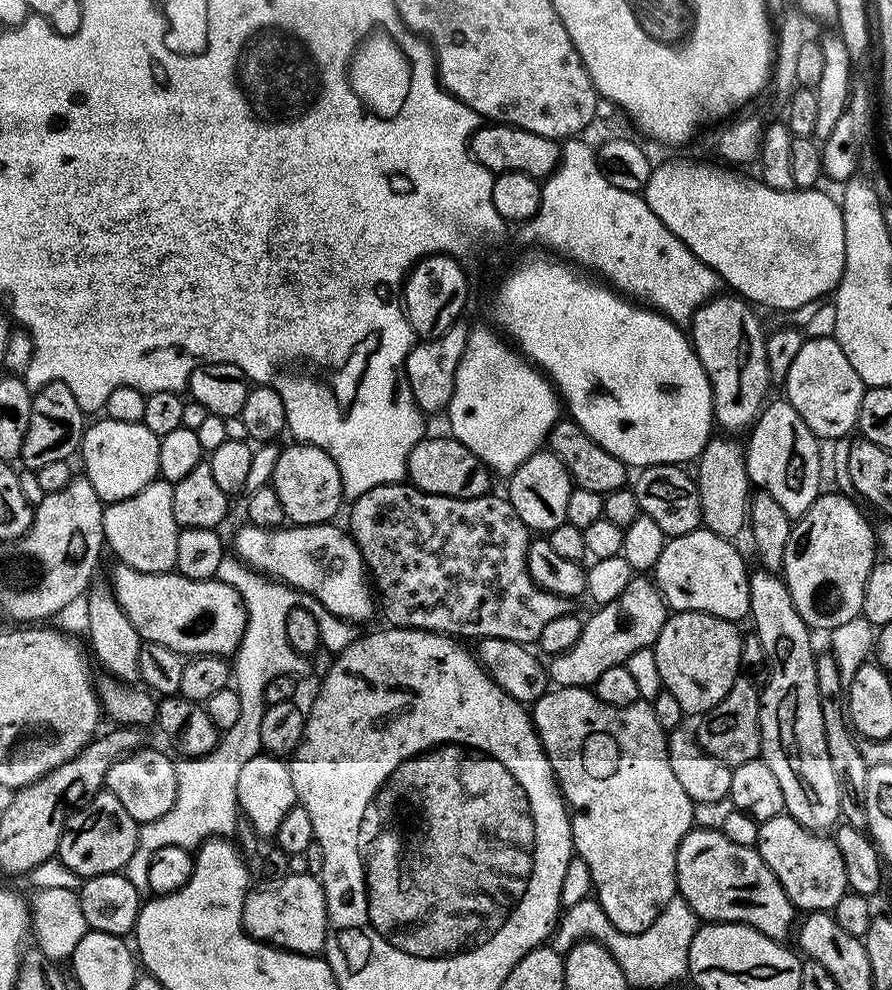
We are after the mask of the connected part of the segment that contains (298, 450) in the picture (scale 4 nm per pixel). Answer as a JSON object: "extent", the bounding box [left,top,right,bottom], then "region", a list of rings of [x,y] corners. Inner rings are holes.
{"extent":[271,442,344,525],"region":[[[292,442],[288,445],[292,452],[287,452],[284,447],[280,448],[271,479],[285,517],[293,525],[312,525],[333,521],[340,506],[344,504],[344,491],[338,466],[330,458],[330,454],[326,454],[326,450],[320,449],[316,452],[318,446],[303,442]]]}

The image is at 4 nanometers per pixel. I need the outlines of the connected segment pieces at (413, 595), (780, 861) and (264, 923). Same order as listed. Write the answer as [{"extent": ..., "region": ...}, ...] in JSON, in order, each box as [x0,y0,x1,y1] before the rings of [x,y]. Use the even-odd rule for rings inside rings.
[{"extent":[350,482,573,645],"region":[[[406,482],[395,484],[384,484],[374,487],[360,495],[356,501],[351,503],[350,535],[359,546],[363,556],[365,569],[372,581],[378,604],[382,606],[382,612],[391,627],[426,629],[437,634],[454,634],[456,636],[468,636],[473,640],[483,638],[508,639],[518,641],[519,644],[531,645],[537,643],[542,634],[542,629],[554,618],[562,618],[573,611],[573,601],[558,594],[550,593],[542,589],[532,580],[528,569],[528,545],[530,543],[530,531],[525,522],[518,518],[514,506],[511,505],[507,497],[503,495],[494,496],[487,494],[474,499],[460,499],[456,497],[446,497],[444,495],[432,495],[417,489]]]},{"extent":[755,814,849,913],"region":[[[781,814],[760,824],[755,849],[770,866],[774,878],[786,890],[790,902],[805,913],[828,912],[849,891],[846,866],[838,854],[835,839],[828,834],[809,832],[793,816]]]},{"extent":[243,874,328,955],"region":[[[313,874],[279,875],[257,883],[244,896],[243,918],[245,932],[284,951],[300,955],[317,955],[327,945],[328,906],[323,883]]]}]

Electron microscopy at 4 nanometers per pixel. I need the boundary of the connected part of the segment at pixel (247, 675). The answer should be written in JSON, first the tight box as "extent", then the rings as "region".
{"extent":[124,554,309,894],"region":[[[232,554],[225,555],[224,560],[218,562],[215,579],[229,584],[238,593],[248,615],[240,649],[234,657],[234,687],[242,702],[242,710],[238,714],[238,722],[225,729],[219,737],[214,751],[202,757],[182,758],[173,765],[178,781],[174,806],[162,818],[139,827],[139,842],[124,869],[124,875],[142,894],[148,892],[149,862],[158,849],[174,845],[194,850],[205,840],[233,835],[240,815],[237,800],[240,773],[250,759],[263,751],[261,732],[266,686],[272,680],[297,678],[308,672],[309,657],[297,653],[287,641],[286,618],[289,609],[280,601],[286,593],[285,585],[257,572],[255,568],[249,568]]]}

